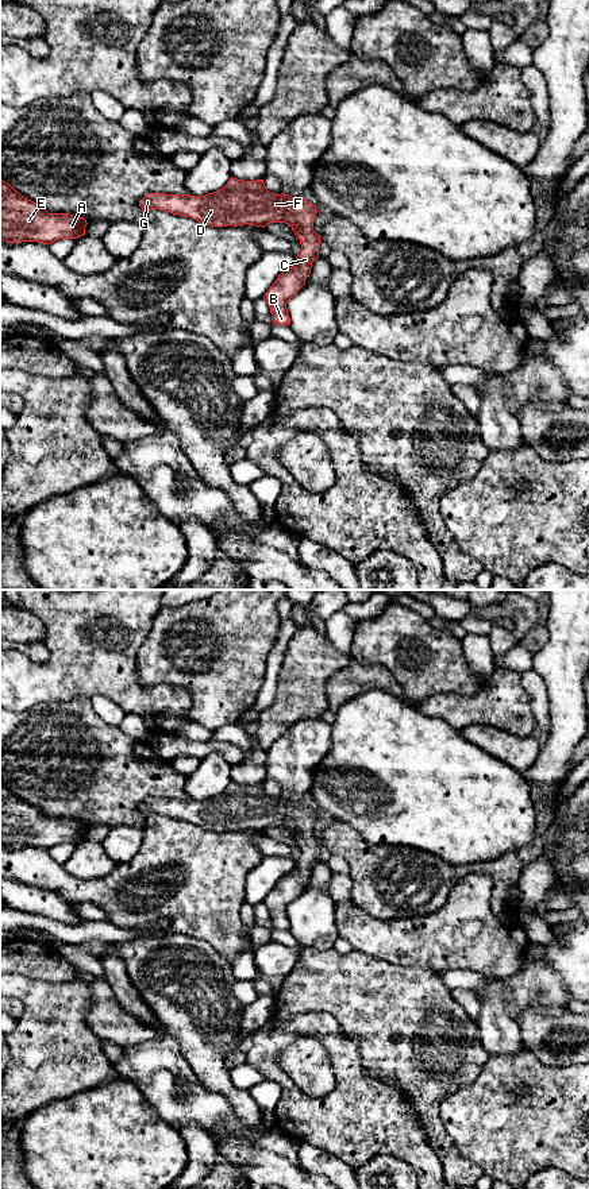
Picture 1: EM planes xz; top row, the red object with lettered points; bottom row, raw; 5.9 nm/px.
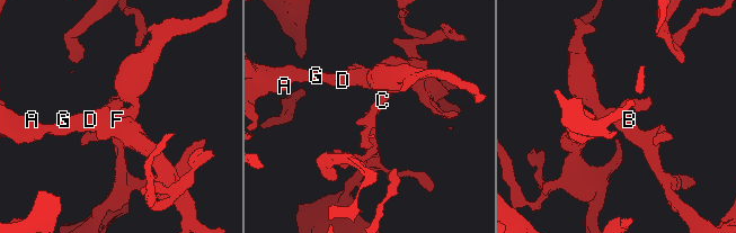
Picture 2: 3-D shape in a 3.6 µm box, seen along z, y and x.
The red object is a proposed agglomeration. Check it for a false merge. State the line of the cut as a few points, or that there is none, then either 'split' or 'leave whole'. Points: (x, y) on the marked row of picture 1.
no cut | leave whole

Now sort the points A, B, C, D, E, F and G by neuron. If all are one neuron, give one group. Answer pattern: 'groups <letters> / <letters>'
groups A B C D E F G

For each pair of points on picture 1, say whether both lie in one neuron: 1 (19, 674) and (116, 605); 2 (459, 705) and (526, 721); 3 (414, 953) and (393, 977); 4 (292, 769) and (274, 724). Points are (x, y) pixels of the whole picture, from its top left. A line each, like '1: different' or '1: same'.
1: same
2: same
3: different
4: different

